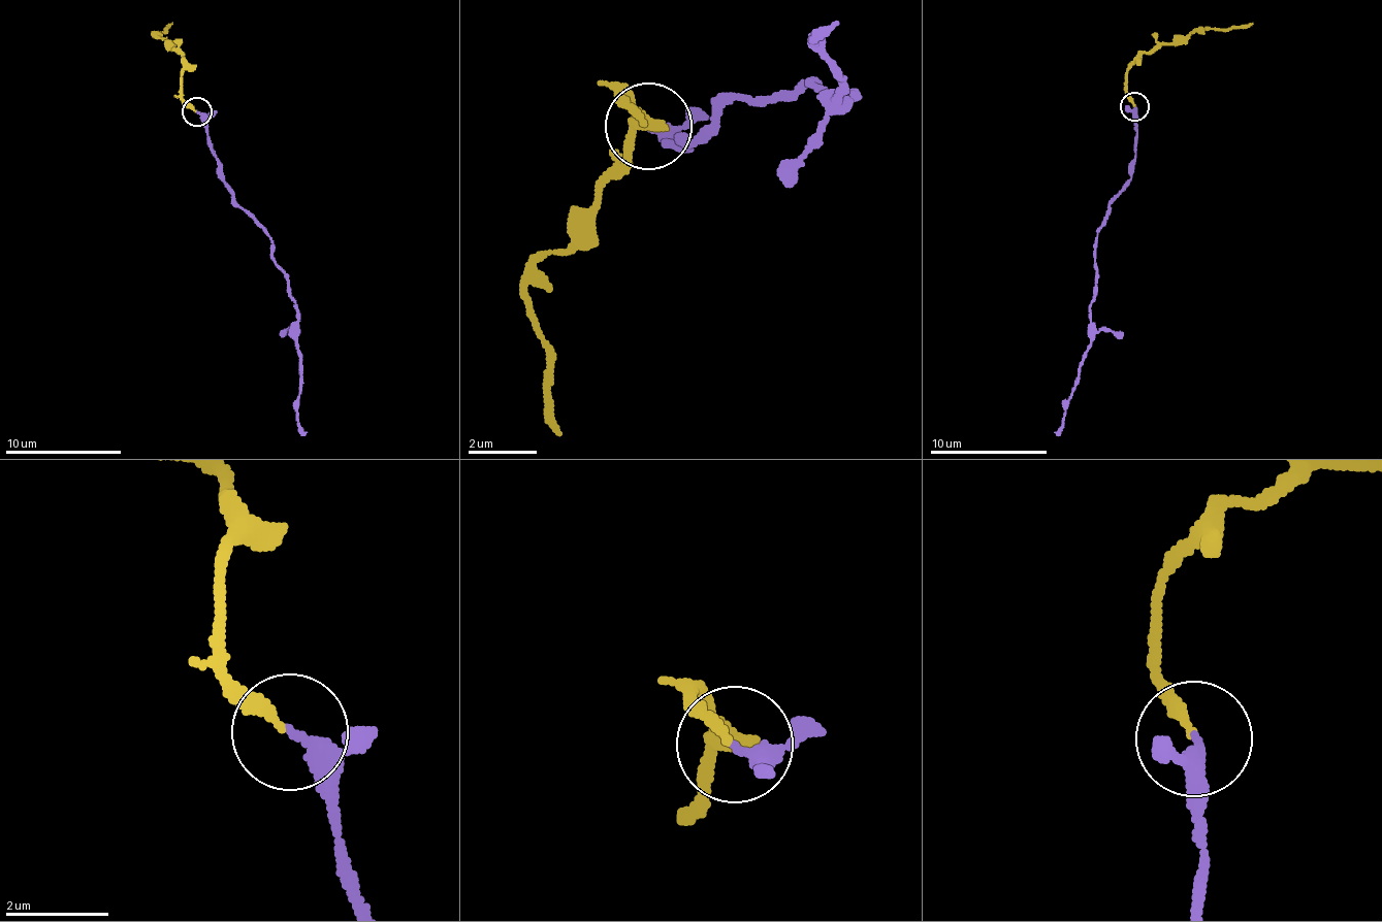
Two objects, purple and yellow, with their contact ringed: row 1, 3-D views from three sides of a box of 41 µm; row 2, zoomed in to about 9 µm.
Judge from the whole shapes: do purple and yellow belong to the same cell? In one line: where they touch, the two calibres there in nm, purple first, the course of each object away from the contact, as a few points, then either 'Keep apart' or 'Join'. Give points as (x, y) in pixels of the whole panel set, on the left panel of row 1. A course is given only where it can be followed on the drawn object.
Place: (196, 111). Thickness 200 nm (purple) against 200 nm. Course of purple: (197, 110), (218, 177), (270, 238), (270, 259), (288, 282), (300, 358), (297, 424), (308, 433). Course of yellow: (194, 110), (181, 97), (182, 58), (154, 33), (167, 28), (171, 22). Join

